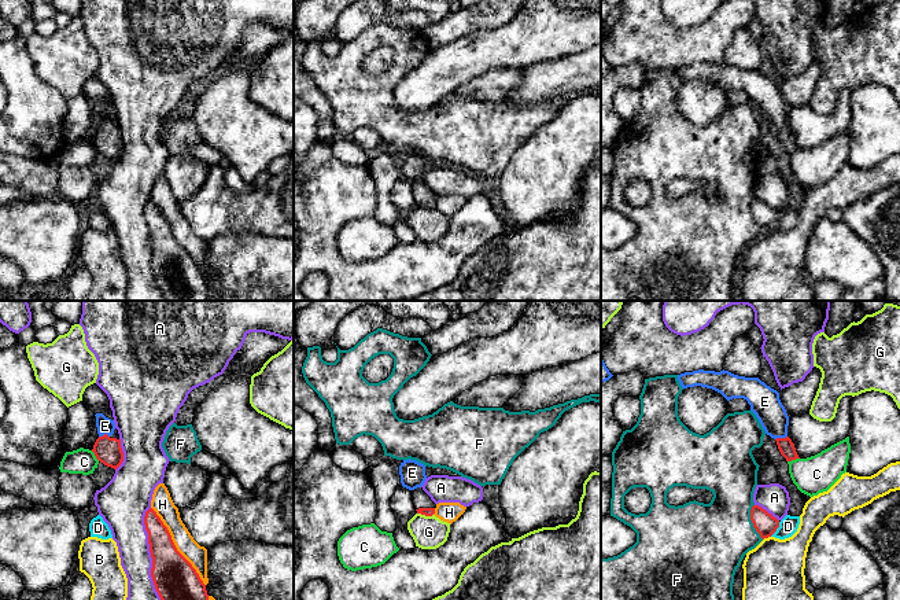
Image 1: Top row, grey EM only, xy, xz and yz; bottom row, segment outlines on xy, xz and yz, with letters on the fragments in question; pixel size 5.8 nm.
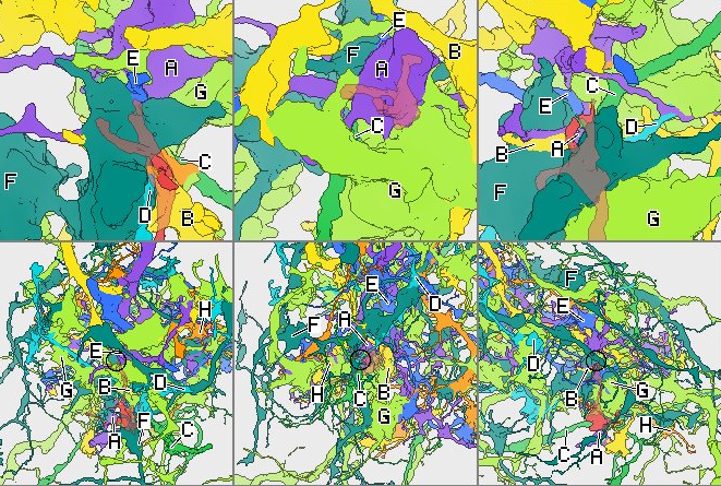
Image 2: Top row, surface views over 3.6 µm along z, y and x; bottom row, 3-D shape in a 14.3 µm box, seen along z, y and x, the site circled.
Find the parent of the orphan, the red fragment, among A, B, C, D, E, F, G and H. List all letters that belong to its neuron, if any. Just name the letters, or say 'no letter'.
E

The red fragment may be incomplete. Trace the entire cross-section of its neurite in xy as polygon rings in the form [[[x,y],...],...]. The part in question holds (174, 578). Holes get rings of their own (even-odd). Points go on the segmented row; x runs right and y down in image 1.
[[[150,508],[144,516],[152,557],[151,577],[161,600],[209,600],[206,585],[177,551],[167,527]]]

